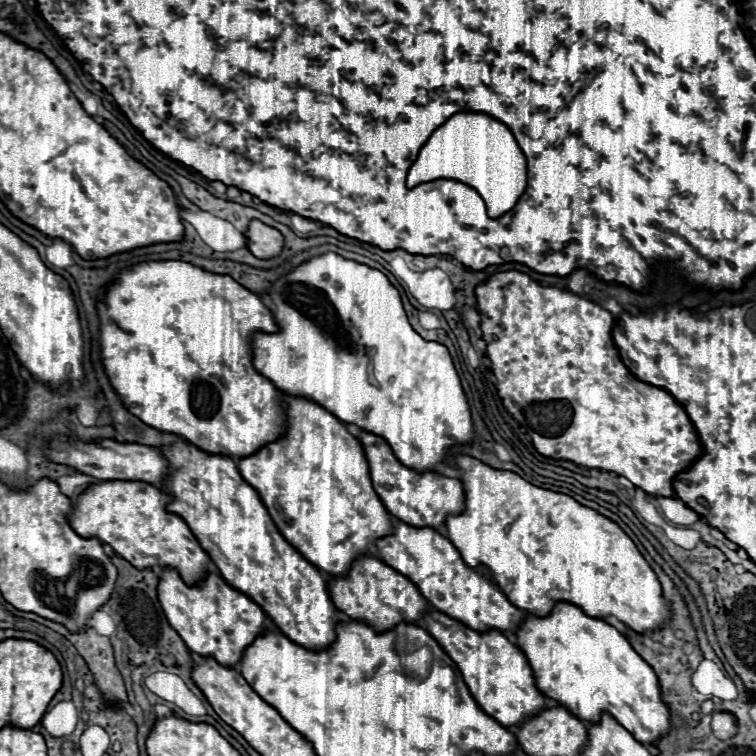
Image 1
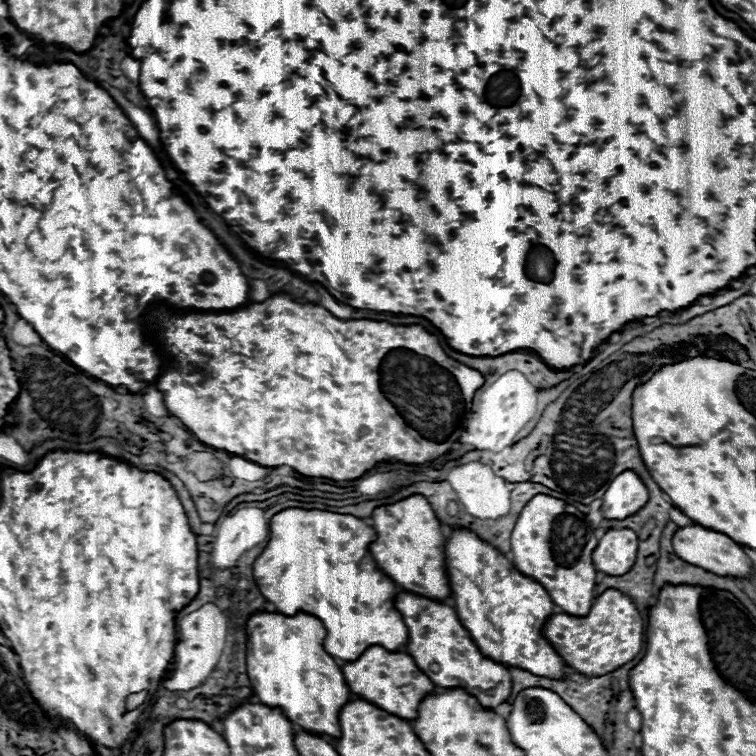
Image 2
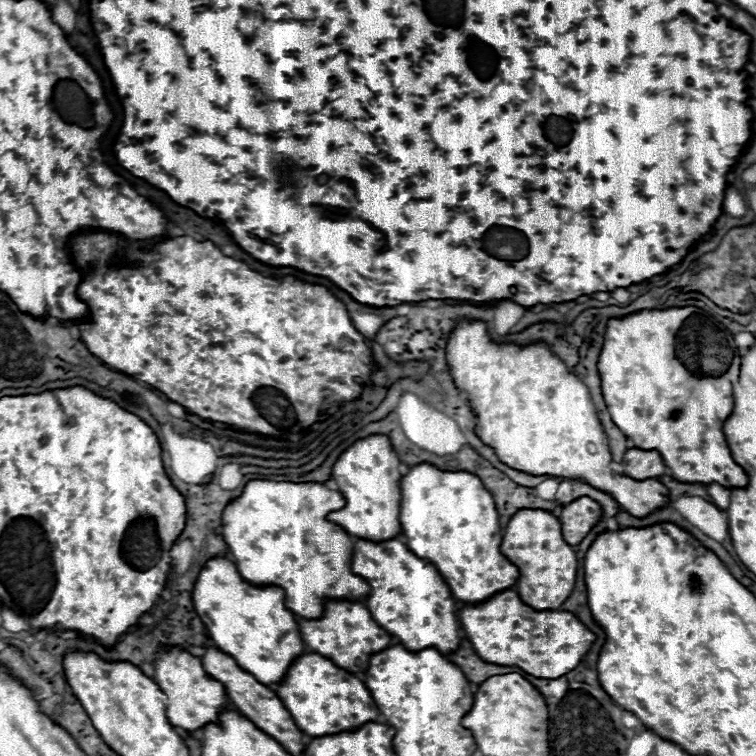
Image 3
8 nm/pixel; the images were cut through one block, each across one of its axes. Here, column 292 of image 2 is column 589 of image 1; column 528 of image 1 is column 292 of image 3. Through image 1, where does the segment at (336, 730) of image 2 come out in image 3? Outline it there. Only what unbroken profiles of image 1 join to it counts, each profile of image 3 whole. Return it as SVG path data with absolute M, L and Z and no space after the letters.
M228 558L206 562L196 580L192 600L214 644L264 686L282 682L290 664L306 652L298 622L284 606L284 592L272 586L252 586Z

